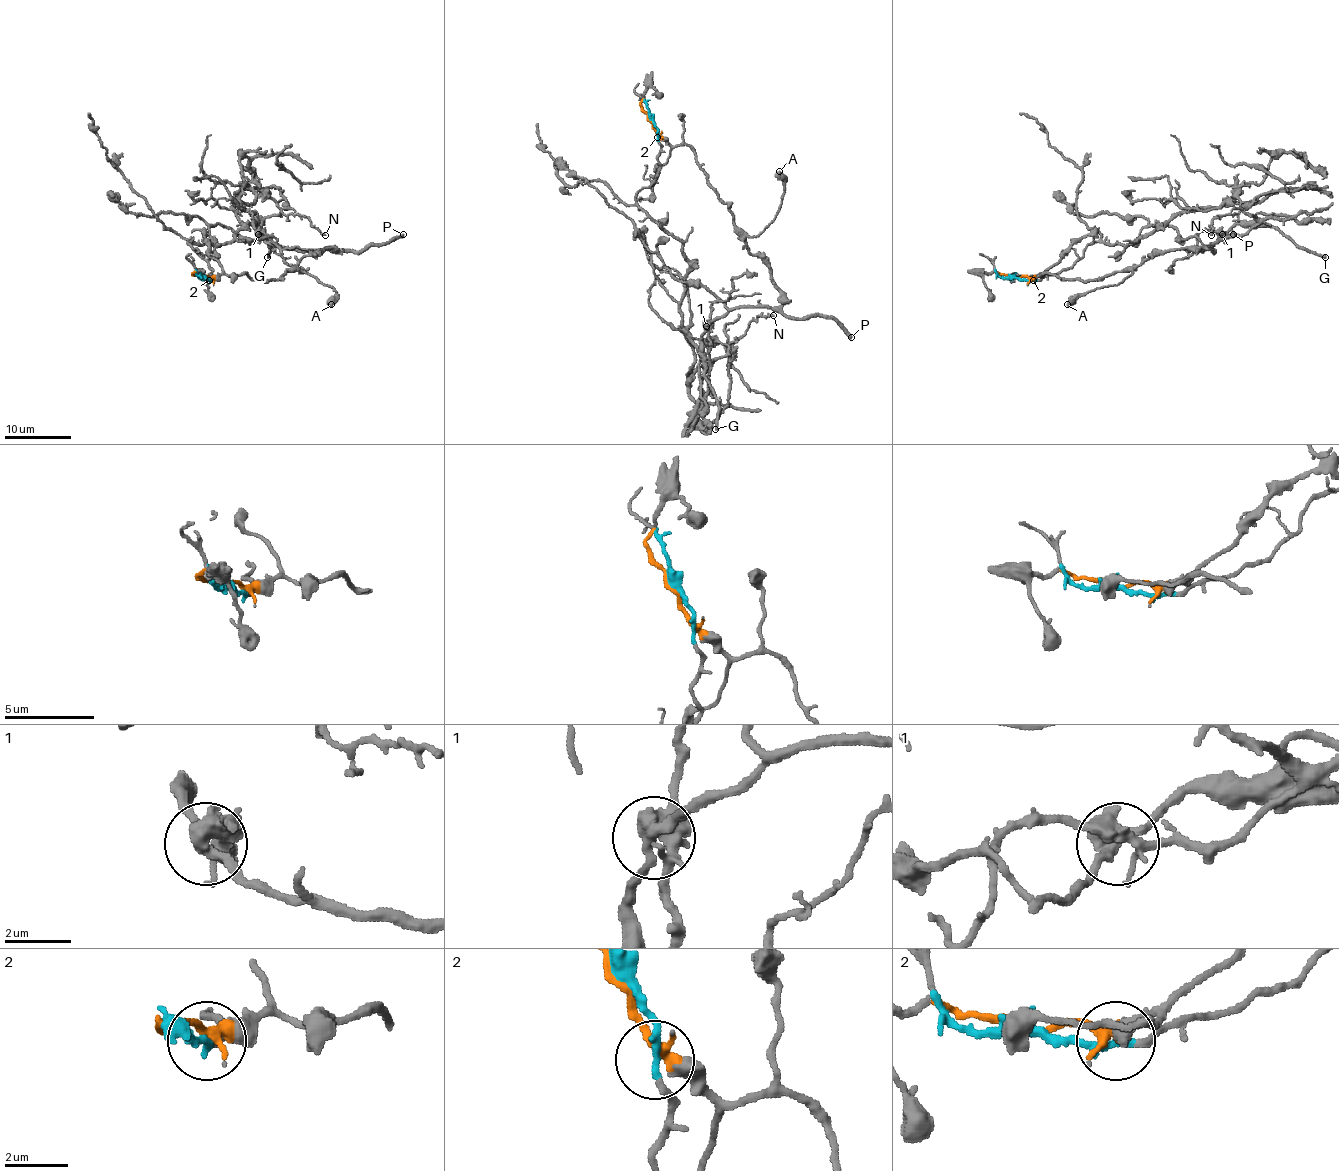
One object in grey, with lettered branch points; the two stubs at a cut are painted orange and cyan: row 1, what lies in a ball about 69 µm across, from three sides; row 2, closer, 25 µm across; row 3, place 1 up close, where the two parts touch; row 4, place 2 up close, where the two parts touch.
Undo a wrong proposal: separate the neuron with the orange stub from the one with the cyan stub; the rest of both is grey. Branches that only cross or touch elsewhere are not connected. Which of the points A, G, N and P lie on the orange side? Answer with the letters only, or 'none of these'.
A, G, P

